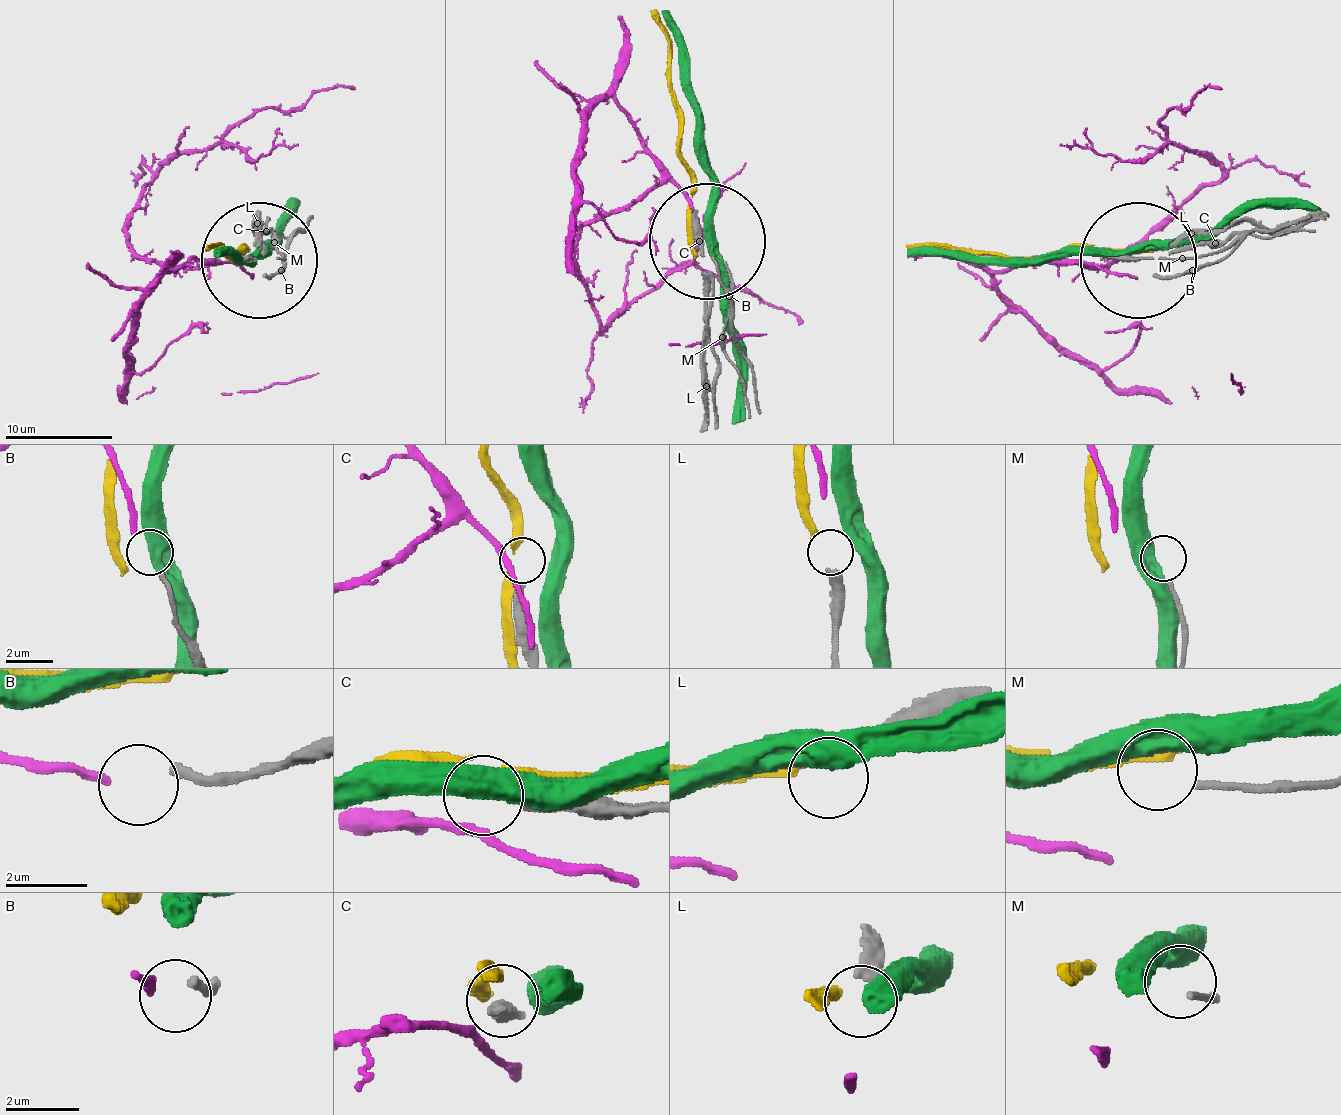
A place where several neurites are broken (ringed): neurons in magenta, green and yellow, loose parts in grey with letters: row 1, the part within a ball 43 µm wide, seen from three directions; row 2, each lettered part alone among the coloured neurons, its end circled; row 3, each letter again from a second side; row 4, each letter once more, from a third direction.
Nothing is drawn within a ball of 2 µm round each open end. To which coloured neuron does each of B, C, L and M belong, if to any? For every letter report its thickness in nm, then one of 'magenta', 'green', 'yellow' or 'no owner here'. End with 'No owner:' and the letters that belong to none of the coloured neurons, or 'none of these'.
B: 240 nm thick; magenta
C: 240 nm thick; no owner here
L: 300 nm thick; yellow
M: 160 nm thick; no owner here
No owner: C, M

